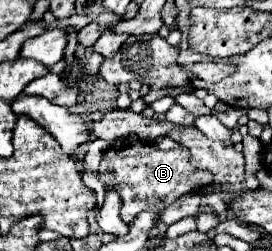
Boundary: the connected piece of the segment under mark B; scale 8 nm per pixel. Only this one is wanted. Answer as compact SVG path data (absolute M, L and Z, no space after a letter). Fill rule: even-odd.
M131 137L117 140L115 143L119 143L119 146L113 145L109 148L103 154L99 166L99 172L115 172L115 180L109 186L117 188L121 196L121 220L125 224L131 224L143 208L149 208L159 200L171 204L179 196L187 192L199 192L203 186L213 182L213 176L209 172L199 170L189 162L189 152L185 146L177 146L173 150L159 150L155 144L138 140Z

